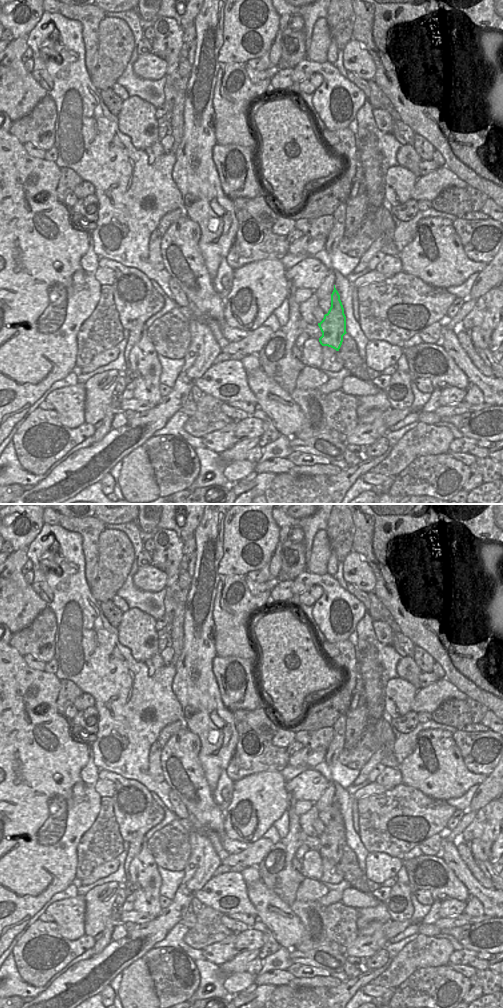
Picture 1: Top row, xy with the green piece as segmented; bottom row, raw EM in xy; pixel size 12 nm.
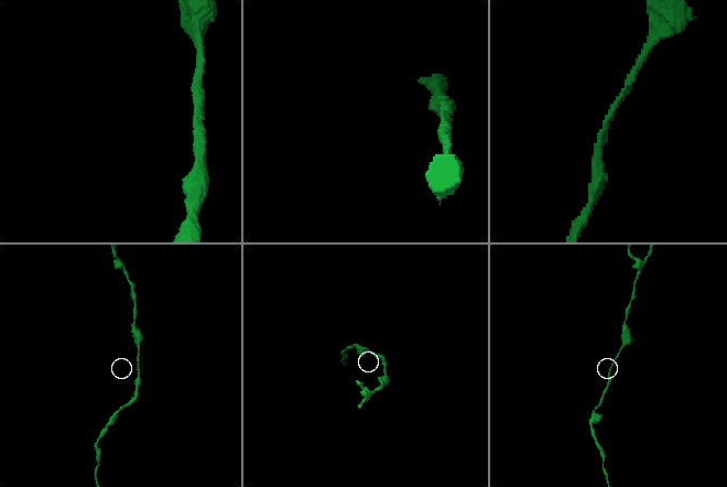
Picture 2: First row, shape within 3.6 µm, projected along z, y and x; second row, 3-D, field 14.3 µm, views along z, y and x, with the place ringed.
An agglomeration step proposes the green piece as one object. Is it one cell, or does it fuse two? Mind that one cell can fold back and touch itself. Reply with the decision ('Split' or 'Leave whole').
Leave whole

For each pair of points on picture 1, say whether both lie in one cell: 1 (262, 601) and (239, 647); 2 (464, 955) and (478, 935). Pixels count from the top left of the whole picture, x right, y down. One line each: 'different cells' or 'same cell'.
1: same cell
2: different cells

